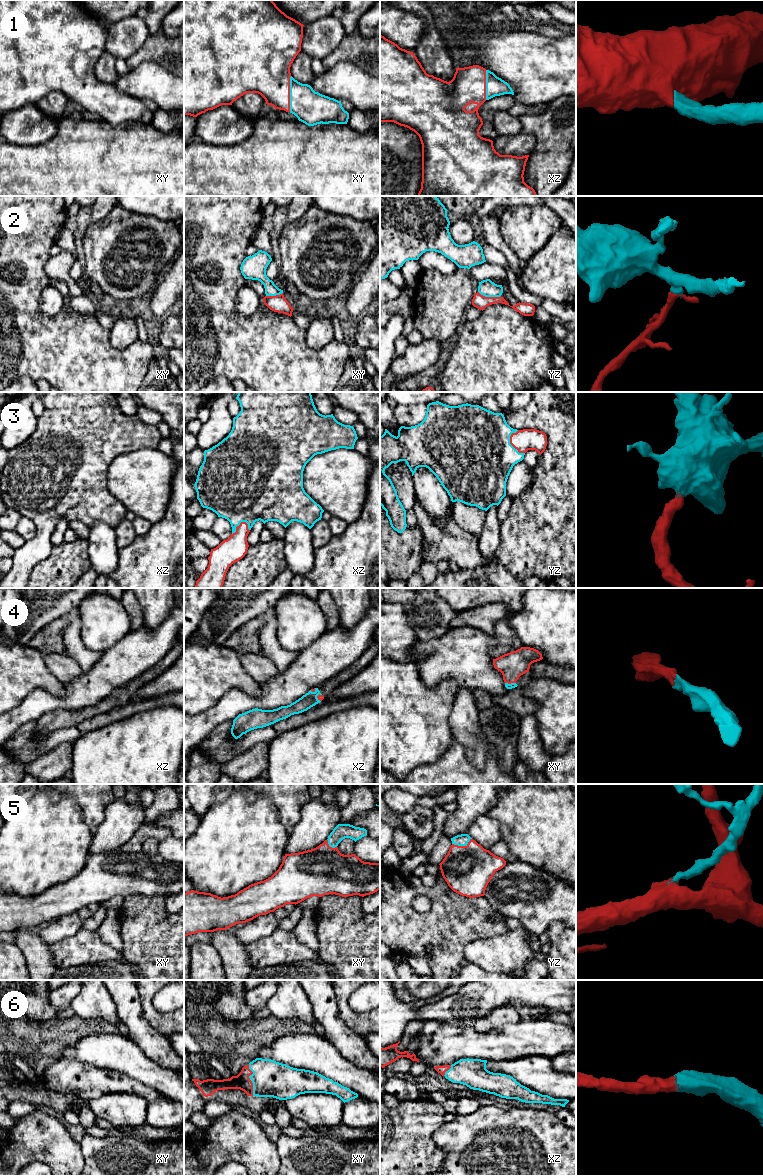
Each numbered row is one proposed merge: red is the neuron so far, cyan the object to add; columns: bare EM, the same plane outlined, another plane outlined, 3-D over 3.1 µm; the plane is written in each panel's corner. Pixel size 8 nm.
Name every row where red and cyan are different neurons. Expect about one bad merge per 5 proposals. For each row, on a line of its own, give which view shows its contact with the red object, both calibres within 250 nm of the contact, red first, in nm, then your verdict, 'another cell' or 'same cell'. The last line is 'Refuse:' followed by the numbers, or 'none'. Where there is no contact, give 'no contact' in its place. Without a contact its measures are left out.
1: contact in xy; calibres 360 and 260 nm; same cell
2: contact in yz; calibres 120 and 140 nm; another cell
3: contact in yz; calibres 180 and 480 nm; same cell
4: contact in xz; calibres 50 and 120 nm; same cell
5: contact in yz; calibres 380 and 100 nm; same cell
6: contact in xy; calibres 130 and 280 nm; same cell
Refuse: 2

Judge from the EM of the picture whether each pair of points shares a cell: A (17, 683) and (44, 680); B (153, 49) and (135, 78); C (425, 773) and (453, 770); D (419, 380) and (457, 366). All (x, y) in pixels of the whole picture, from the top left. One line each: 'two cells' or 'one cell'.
A: one cell
B: two cells
C: one cell
D: two cells

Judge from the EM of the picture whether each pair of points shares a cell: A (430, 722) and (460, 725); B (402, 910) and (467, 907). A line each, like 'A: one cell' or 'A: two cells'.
A: two cells
B: one cell

